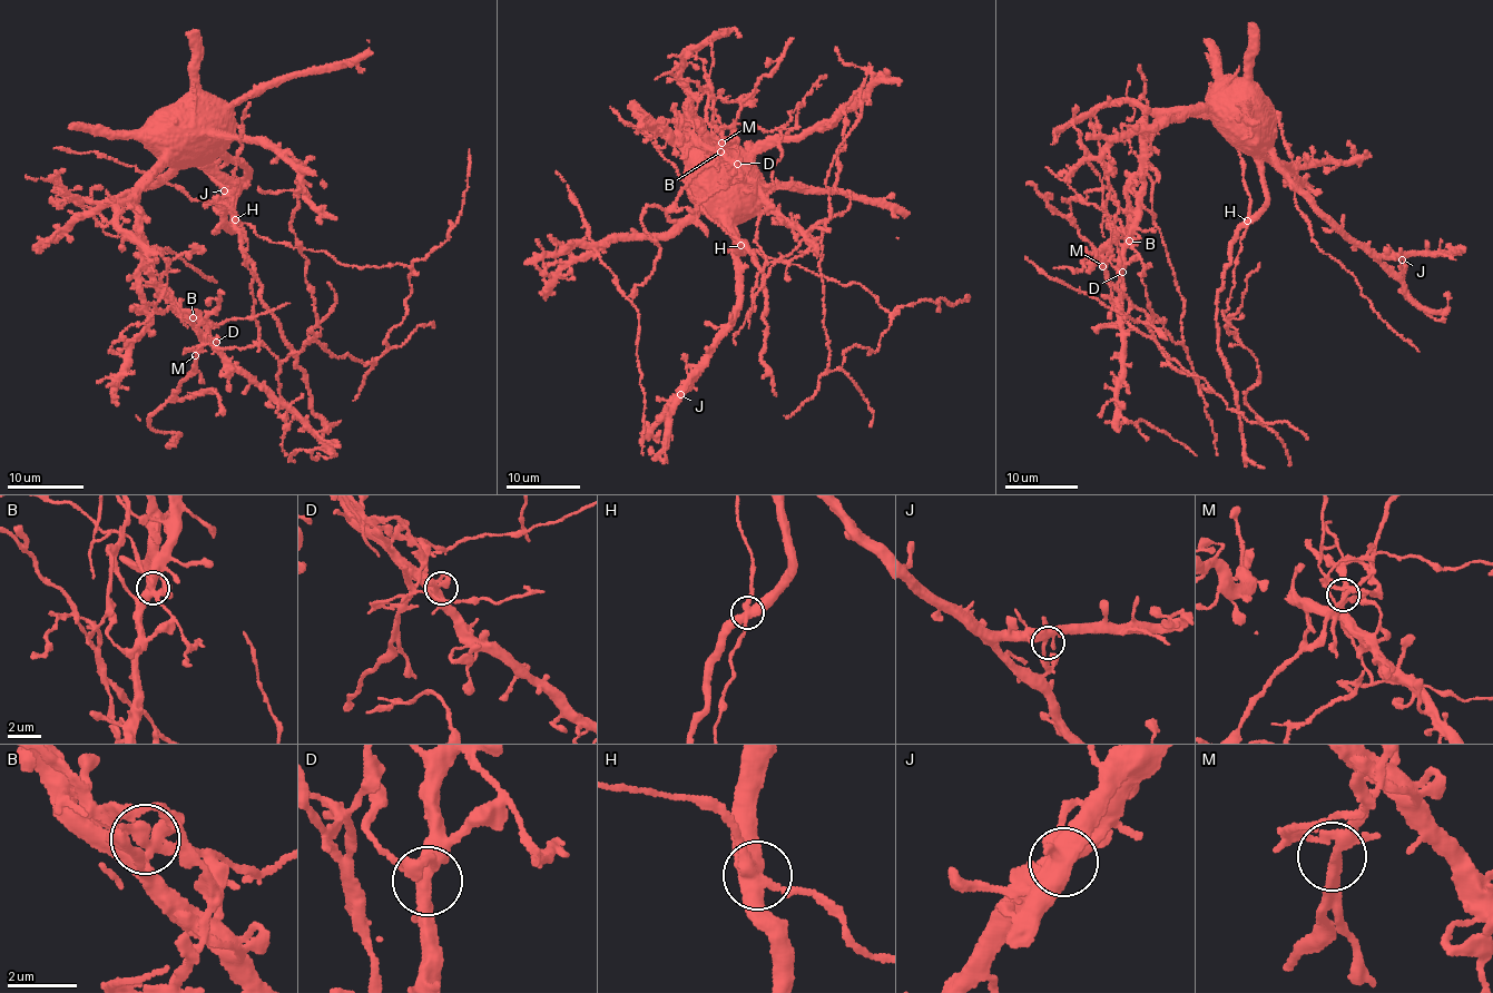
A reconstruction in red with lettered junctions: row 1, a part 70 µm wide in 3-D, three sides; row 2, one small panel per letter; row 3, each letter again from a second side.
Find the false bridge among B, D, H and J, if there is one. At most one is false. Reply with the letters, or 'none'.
B

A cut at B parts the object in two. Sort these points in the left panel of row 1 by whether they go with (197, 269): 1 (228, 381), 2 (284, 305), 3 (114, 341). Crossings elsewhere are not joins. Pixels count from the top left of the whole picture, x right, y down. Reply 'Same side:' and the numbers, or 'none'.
Same side: 1

